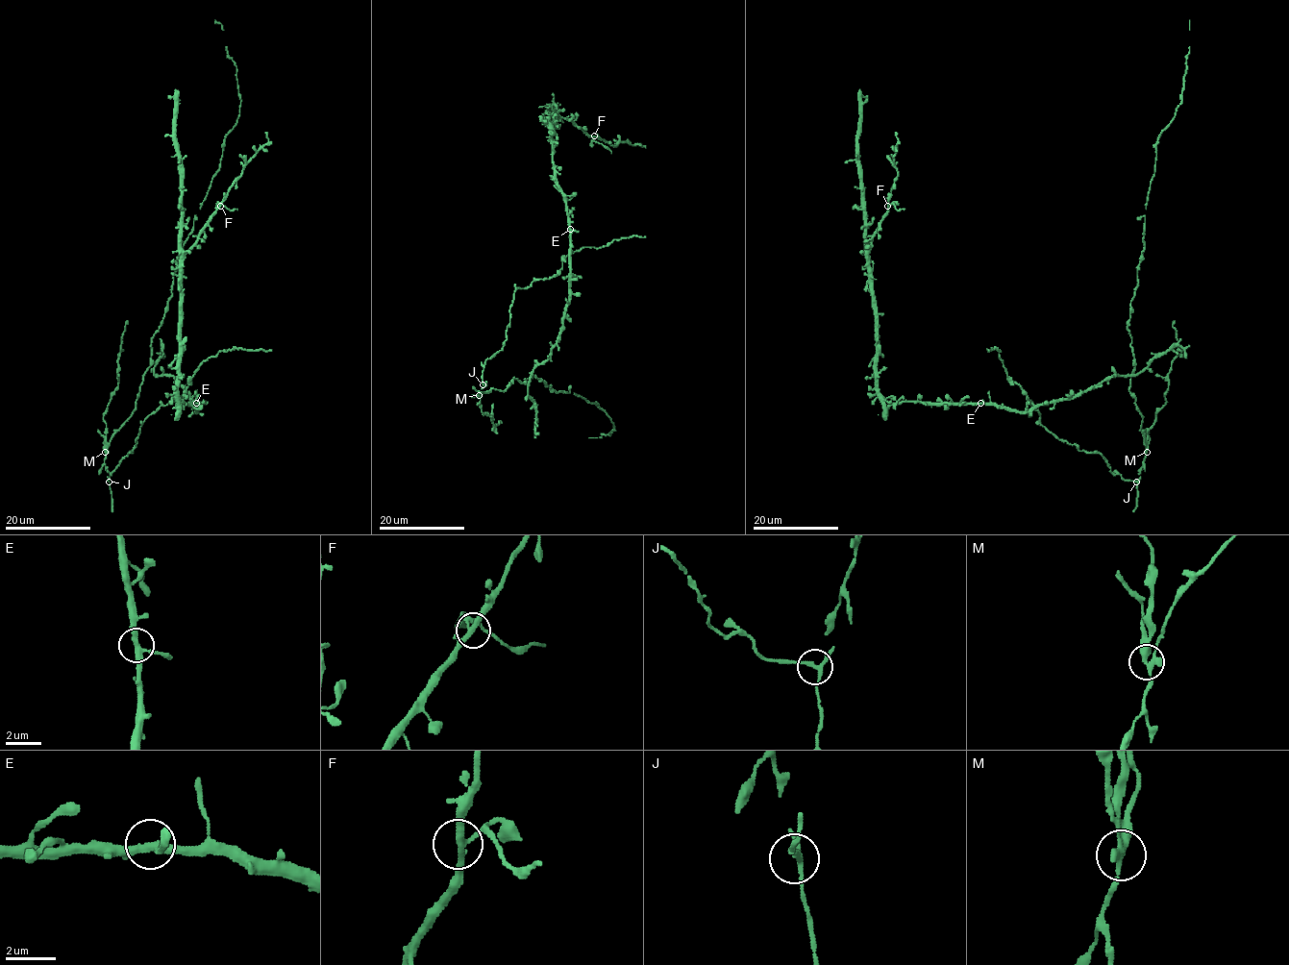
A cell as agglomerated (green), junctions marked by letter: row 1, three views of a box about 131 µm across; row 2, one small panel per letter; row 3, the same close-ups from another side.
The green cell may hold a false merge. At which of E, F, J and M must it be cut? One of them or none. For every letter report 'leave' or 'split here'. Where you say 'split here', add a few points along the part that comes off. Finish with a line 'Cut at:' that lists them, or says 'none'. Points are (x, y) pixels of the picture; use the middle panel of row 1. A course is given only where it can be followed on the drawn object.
E: leave
F: leave
J: leave
M: split here | (479, 395), (480, 402), (477, 404), (483, 414), (492, 416), (495, 426), (499, 421), (502, 423)
Cut at: M

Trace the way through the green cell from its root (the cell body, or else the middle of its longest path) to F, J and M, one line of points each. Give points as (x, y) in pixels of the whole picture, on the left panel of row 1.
F: (185, 390), (196, 403), (196, 411), (196, 404), (183, 404), (177, 399), (182, 256), (220, 206)
J: (185, 390), (172, 376), (146, 372), (136, 409), (108, 448), (104, 464), (109, 482)
M: (185, 390), (172, 376), (155, 375), (148, 370), (140, 385), (136, 409), (113, 434), (105, 452)

